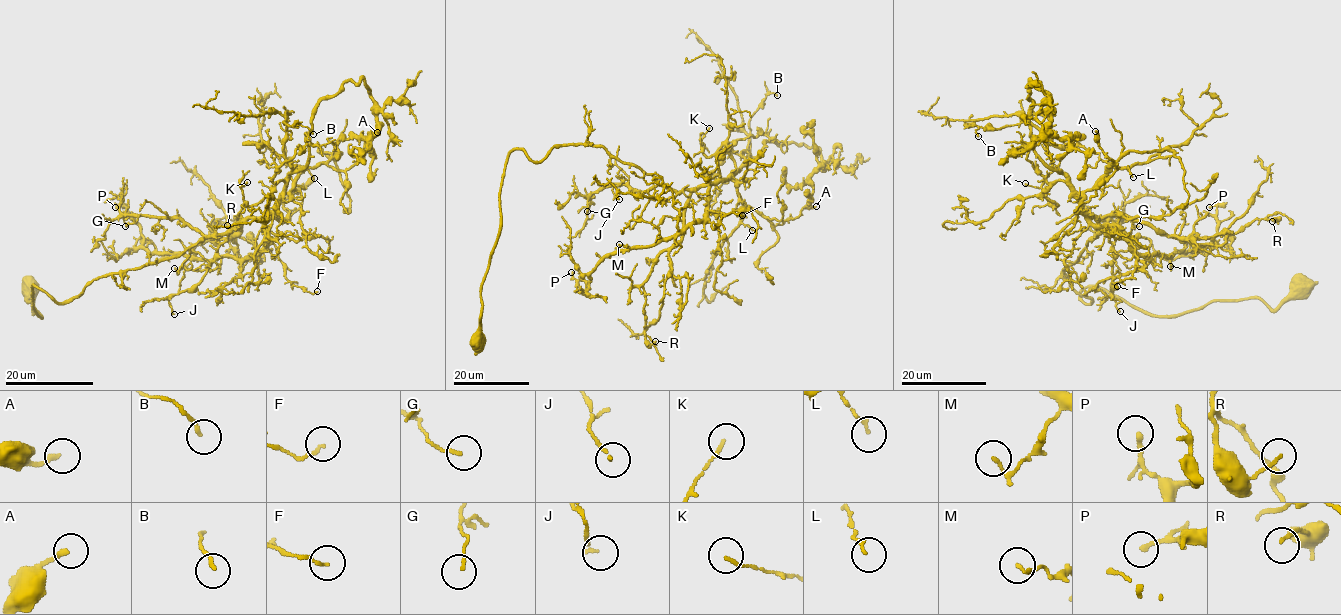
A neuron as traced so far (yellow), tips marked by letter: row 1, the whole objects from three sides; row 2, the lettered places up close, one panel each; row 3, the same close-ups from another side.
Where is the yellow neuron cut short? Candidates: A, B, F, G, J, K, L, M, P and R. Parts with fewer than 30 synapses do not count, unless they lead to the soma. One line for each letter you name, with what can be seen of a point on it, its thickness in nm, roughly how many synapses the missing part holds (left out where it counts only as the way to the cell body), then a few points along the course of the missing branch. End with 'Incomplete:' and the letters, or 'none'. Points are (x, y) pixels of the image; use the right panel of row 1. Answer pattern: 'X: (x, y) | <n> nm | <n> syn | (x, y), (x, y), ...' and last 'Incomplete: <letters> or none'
Incomplete: none

